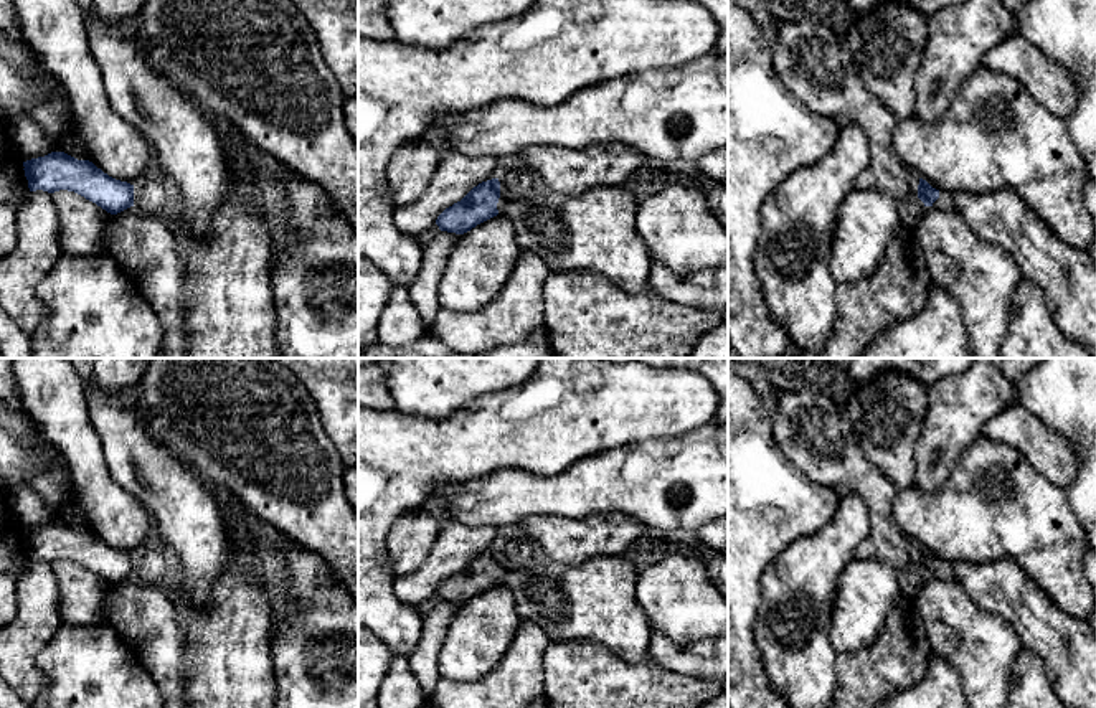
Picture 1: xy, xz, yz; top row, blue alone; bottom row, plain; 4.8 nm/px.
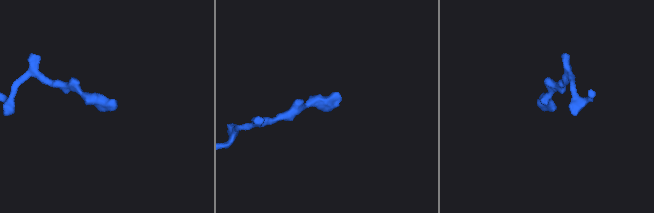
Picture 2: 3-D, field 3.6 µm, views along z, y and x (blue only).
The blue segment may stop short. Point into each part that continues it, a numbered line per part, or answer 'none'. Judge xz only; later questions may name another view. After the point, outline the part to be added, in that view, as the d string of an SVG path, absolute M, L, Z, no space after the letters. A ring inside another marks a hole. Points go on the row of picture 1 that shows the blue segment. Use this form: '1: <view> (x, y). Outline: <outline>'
1: xz (596, 231). Outline: M545 186L535 188L523 198L508 198L500 195L497 203L498 215L505 216L515 229L522 249L540 256L550 271L594 271L627 294L640 294L649 289L652 274L652 259L644 239L635 229L635 215L639 198L621 186L598 186L584 191L581 196L561 196Z

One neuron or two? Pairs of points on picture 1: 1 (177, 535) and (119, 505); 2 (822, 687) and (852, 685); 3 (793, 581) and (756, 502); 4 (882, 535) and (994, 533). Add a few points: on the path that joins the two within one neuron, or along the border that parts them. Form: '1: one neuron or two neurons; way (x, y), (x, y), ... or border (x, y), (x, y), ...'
1: two neurons; border (126, 490), (147, 510), (152, 520)
2: two neurons; border (837, 654), (837, 685), (834, 690)
3: two neurons; border (814, 532), (789, 543), (766, 566), (760, 586)
4: two neurons; border (893, 499), (893, 522), (918, 548)

